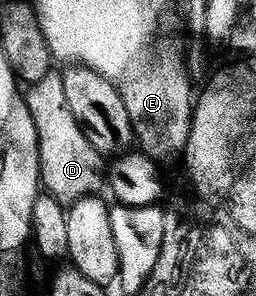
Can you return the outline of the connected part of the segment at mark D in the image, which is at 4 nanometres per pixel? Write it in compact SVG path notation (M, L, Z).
M59 70L49 71L42 81L31 84L26 91L28 112L34 121L38 137L40 181L43 190L57 201L71 205L87 195L99 192L106 183L106 163L98 149L88 140L88 134L67 108L65 90Z

